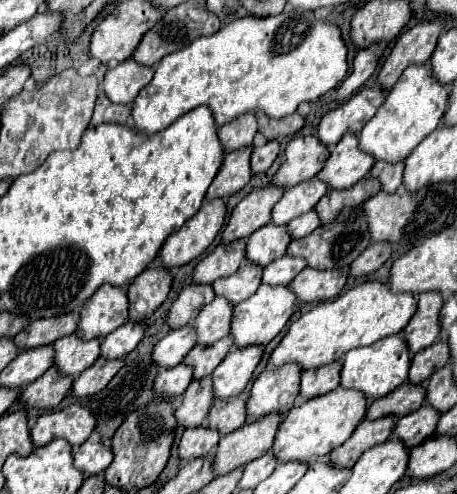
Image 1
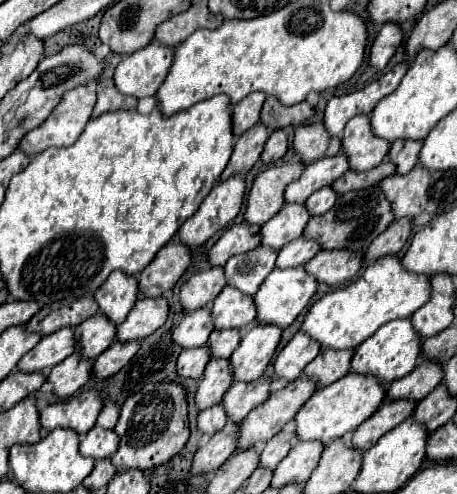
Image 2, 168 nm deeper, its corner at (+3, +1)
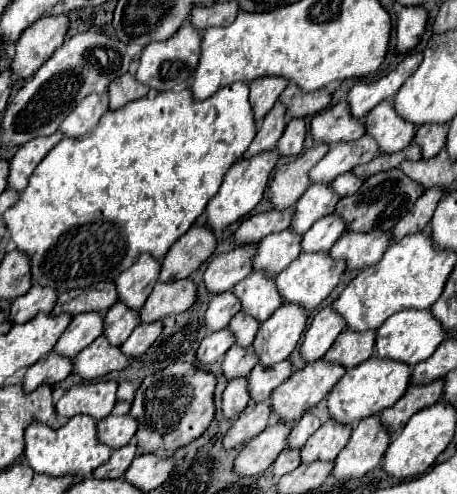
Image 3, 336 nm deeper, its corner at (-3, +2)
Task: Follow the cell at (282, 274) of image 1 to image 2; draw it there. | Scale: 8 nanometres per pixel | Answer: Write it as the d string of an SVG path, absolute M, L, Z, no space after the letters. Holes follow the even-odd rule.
M298 237L298 239L290 241L288 245L284 245L284 247L278 251L276 267L278 267L278 269L300 267L300 265L308 263L318 251L320 251L320 247L316 245L316 241L308 241L308 239L304 239L304 237Z

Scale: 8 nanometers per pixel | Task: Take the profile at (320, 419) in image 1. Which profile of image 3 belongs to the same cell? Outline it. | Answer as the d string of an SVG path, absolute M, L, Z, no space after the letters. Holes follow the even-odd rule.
M374 356L358 364L354 370L346 370L344 378L328 394L328 410L332 420L342 424L356 424L356 420L380 414L382 410L394 406L404 396L410 384L410 374L410 368L398 366L398 362L378 362Z

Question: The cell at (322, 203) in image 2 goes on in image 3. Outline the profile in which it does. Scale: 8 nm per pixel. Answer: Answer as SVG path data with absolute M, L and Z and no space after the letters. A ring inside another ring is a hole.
M348 172L348 174L342 174L342 176L338 176L334 182L332 182L332 188L336 190L336 194L340 194L342 198L344 196L350 196L350 194L354 194L360 186L362 186L362 178L358 178L356 174L352 174L352 172Z

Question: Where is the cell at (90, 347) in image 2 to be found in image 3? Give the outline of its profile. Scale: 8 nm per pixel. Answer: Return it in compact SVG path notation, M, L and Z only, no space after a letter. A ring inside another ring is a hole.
M116 302L104 318L104 336L110 340L110 344L120 346L126 342L126 338L132 334L132 330L138 326L138 312L130 310L124 302Z

